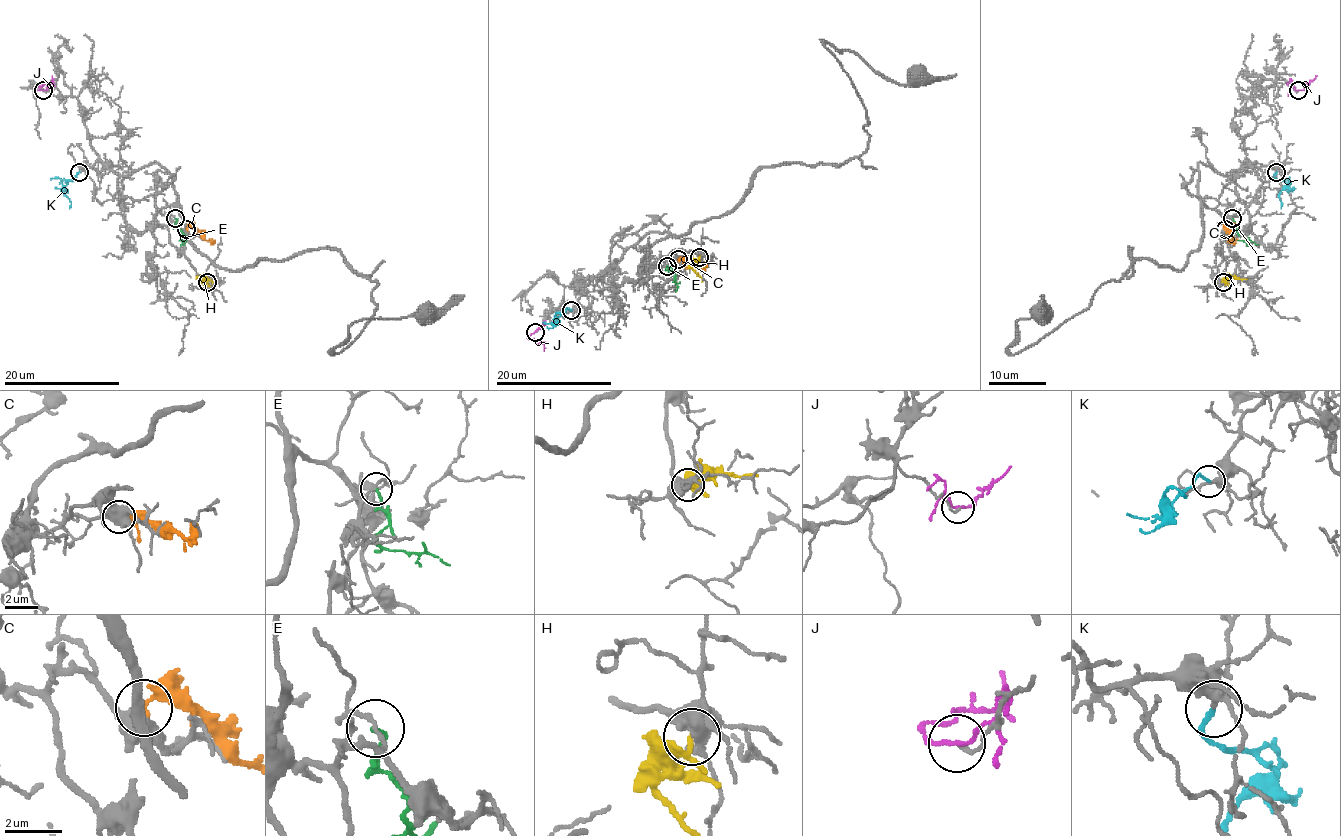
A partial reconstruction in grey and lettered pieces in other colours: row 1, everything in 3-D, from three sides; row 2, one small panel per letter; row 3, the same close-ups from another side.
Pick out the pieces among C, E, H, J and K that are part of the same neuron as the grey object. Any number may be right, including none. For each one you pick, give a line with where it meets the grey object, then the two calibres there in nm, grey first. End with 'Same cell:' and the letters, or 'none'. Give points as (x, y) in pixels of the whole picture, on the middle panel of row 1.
K: contact (571, 310); calibres 220 and 160 nm
Same cell: K

